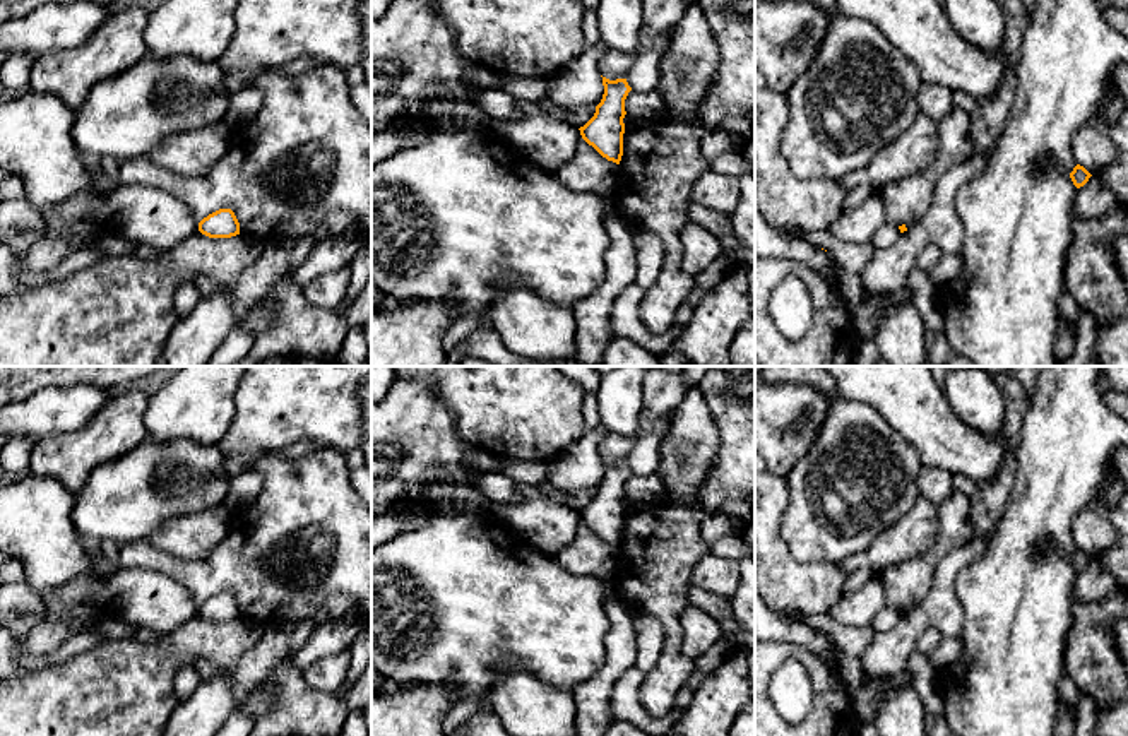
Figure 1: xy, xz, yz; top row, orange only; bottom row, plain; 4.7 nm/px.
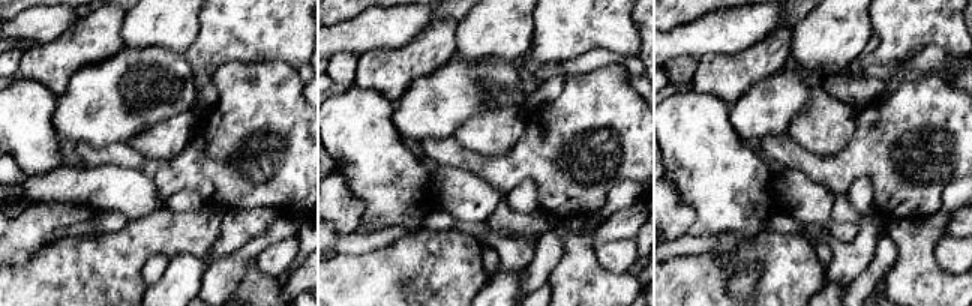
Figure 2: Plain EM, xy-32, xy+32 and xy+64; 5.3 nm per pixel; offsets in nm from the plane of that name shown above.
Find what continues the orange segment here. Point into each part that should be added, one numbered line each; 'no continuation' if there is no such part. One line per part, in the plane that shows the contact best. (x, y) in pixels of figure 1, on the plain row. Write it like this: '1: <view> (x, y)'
no continuation

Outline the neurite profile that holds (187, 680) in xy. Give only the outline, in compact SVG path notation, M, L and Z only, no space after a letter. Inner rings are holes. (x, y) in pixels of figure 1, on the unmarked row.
M192 666L181 668L176 673L175 683L173 683L173 691L178 702L188 698L197 690L199 685L200 685L200 676L197 669Z

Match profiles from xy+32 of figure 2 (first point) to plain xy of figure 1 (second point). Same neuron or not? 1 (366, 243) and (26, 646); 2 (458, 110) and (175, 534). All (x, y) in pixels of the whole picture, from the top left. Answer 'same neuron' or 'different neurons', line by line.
1: different neurons
2: different neurons

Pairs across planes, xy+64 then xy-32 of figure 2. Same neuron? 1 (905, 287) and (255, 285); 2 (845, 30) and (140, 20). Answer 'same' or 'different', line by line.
1: same
2: same

